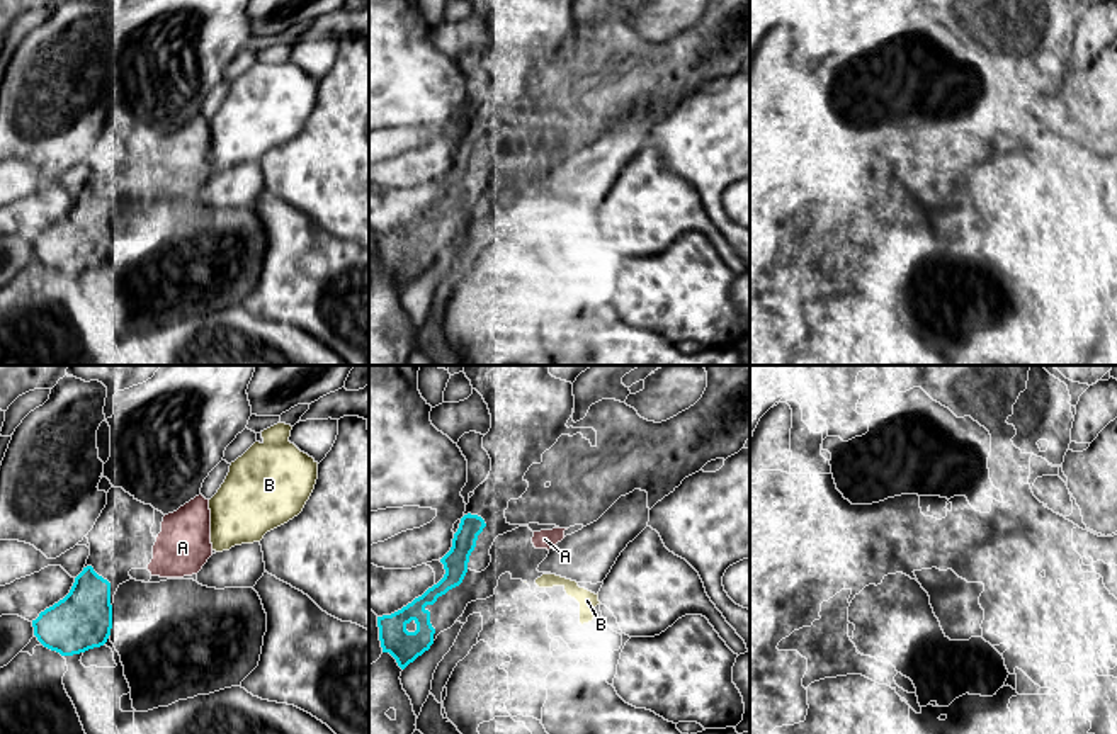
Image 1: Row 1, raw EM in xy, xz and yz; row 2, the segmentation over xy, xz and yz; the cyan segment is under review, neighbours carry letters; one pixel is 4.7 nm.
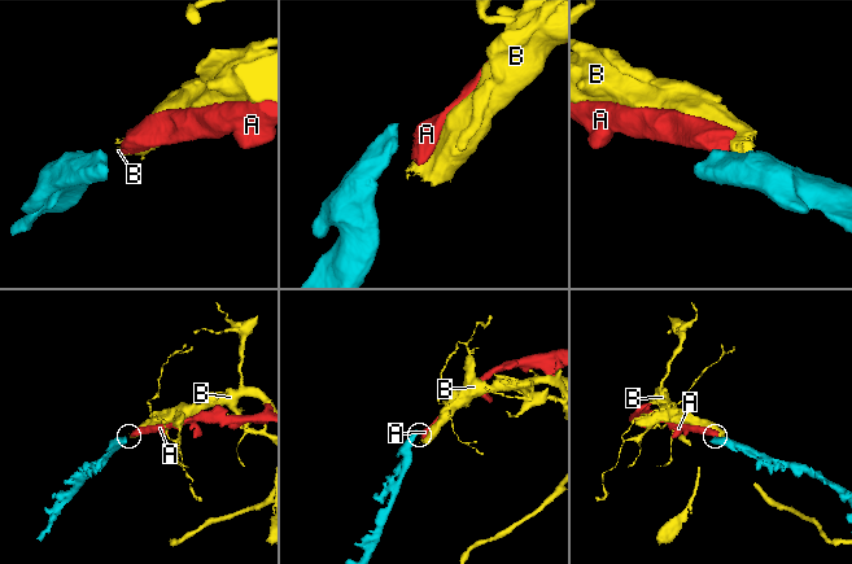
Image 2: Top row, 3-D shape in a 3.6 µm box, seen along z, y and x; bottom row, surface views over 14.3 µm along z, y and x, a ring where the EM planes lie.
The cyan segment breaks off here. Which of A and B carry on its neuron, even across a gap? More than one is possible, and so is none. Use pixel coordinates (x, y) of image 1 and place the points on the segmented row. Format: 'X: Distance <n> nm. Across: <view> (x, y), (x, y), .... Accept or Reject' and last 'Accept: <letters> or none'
A: Distance 190 nm. Across: xy (109, 583), (148, 570). Accept
B: Distance 280 nm. Across: xz (466, 571), (524, 581). Reject
Accept: A

